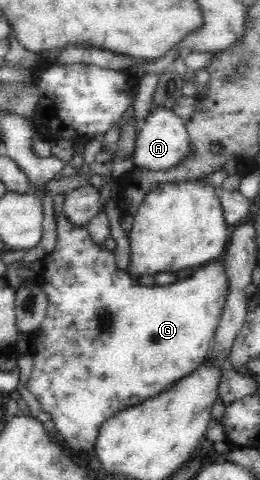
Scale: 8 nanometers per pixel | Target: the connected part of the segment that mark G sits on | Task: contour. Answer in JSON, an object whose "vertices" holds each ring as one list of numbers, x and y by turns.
{"vertices":[[63,211,56,215,57,240,53,252,43,257,43,270,38,275,41,285,47,292,47,313,43,317,43,323,30,334,33,358,33,367,28,383,25,385,33,395,35,395,41,411,49,413,51,420,55,423,55,429,61,434,61,437,76,450,91,449,98,437,99,428,106,422,109,417,118,414,119,411,127,409,134,405,139,405,143,401,155,395,163,393,172,387,179,379,191,375,207,357,209,347,211,347,211,339,215,337,223,306,225,305,225,296,228,290,228,279,225,275,224,263,220,259,215,259,199,269,193,269,194,273,187,279,177,280,165,286,158,284,152,286,143,286,133,279,127,270,117,268,115,264,115,256,113,251,109,251,103,243,95,243,91,240,86,226,75,226,73,222,69,222,69,218,65,216]]}

